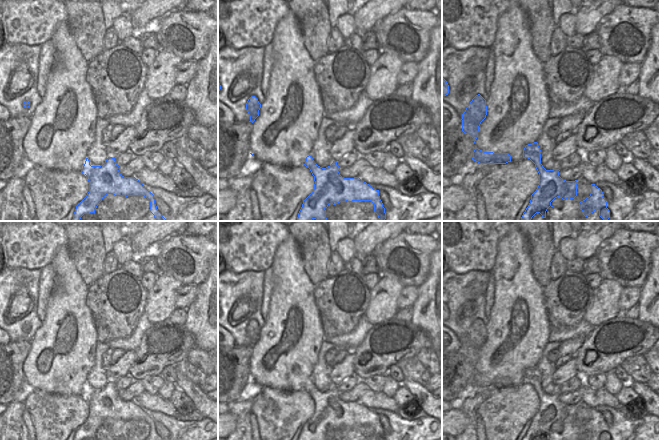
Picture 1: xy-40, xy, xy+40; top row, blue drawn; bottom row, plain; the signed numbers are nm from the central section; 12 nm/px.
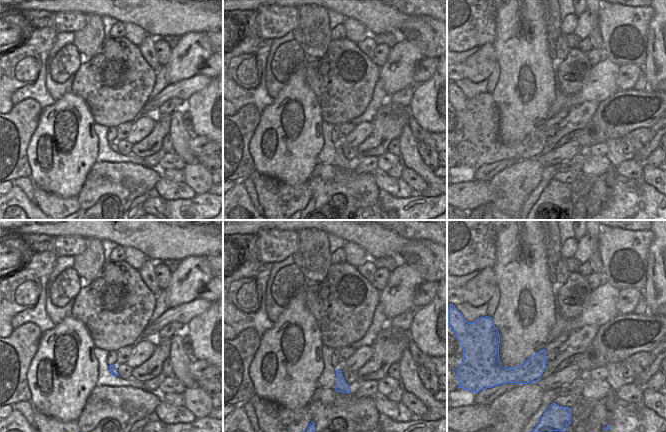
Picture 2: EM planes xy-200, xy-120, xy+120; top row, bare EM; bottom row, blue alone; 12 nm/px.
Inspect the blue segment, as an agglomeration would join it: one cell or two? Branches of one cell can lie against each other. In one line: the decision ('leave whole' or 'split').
split

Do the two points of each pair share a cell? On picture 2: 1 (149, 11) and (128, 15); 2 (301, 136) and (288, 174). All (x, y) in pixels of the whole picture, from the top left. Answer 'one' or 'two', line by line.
1: one
2: one

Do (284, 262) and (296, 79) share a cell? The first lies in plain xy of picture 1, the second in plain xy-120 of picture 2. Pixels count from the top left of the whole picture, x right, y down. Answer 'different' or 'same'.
same

